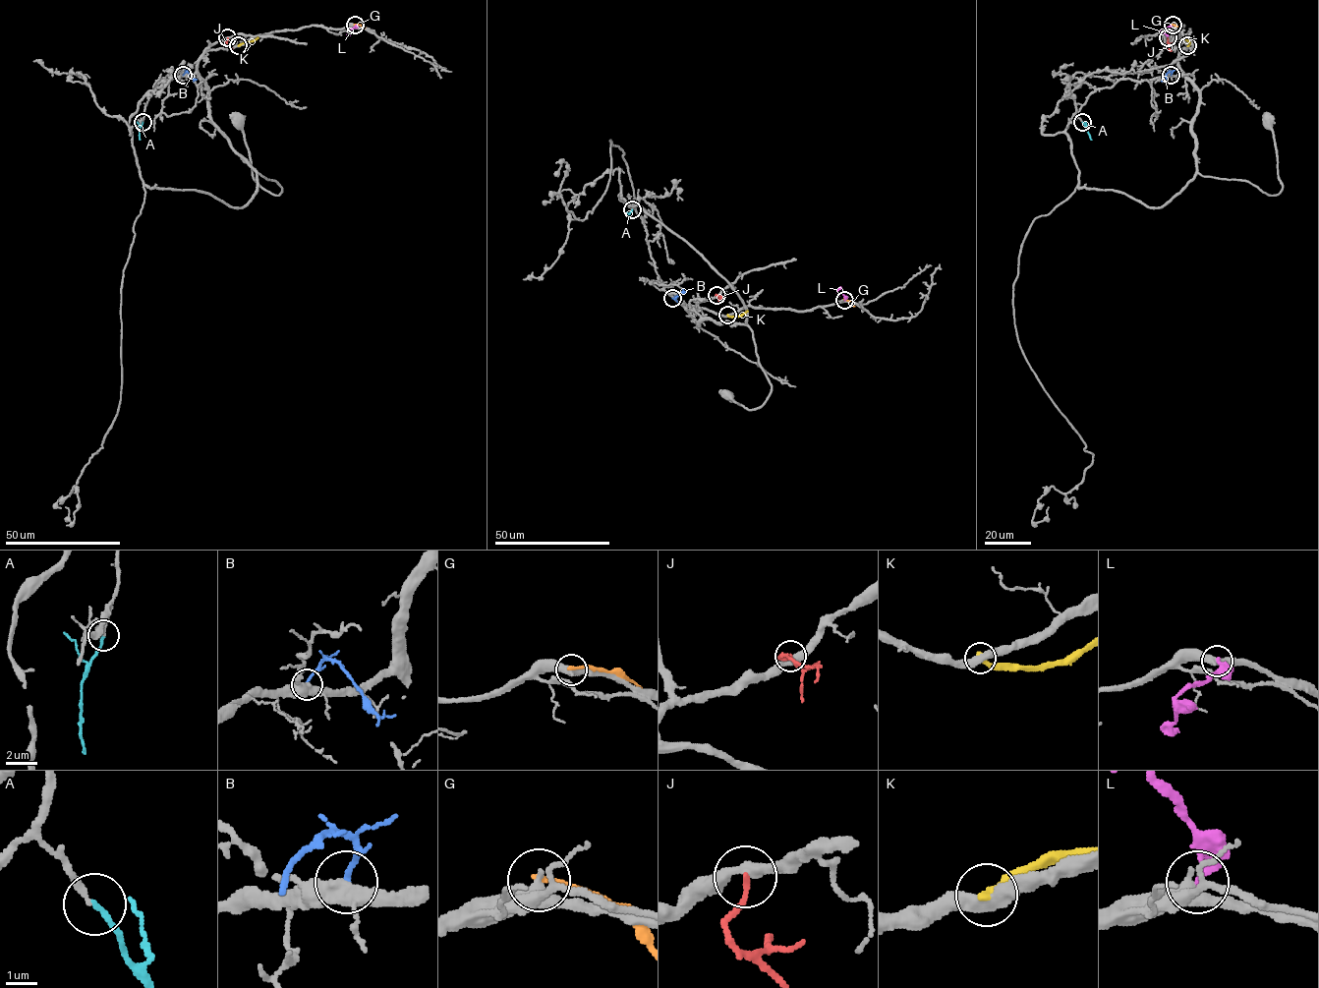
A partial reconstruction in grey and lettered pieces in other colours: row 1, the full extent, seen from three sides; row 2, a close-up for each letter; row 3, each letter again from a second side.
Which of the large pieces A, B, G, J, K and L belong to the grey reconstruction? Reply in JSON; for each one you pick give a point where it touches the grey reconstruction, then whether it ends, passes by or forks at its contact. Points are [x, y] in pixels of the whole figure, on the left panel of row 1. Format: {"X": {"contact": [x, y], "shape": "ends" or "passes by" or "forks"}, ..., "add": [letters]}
{"A": {"contact": [143, 122], "shape": "ends"}, "add": ["A"]}

